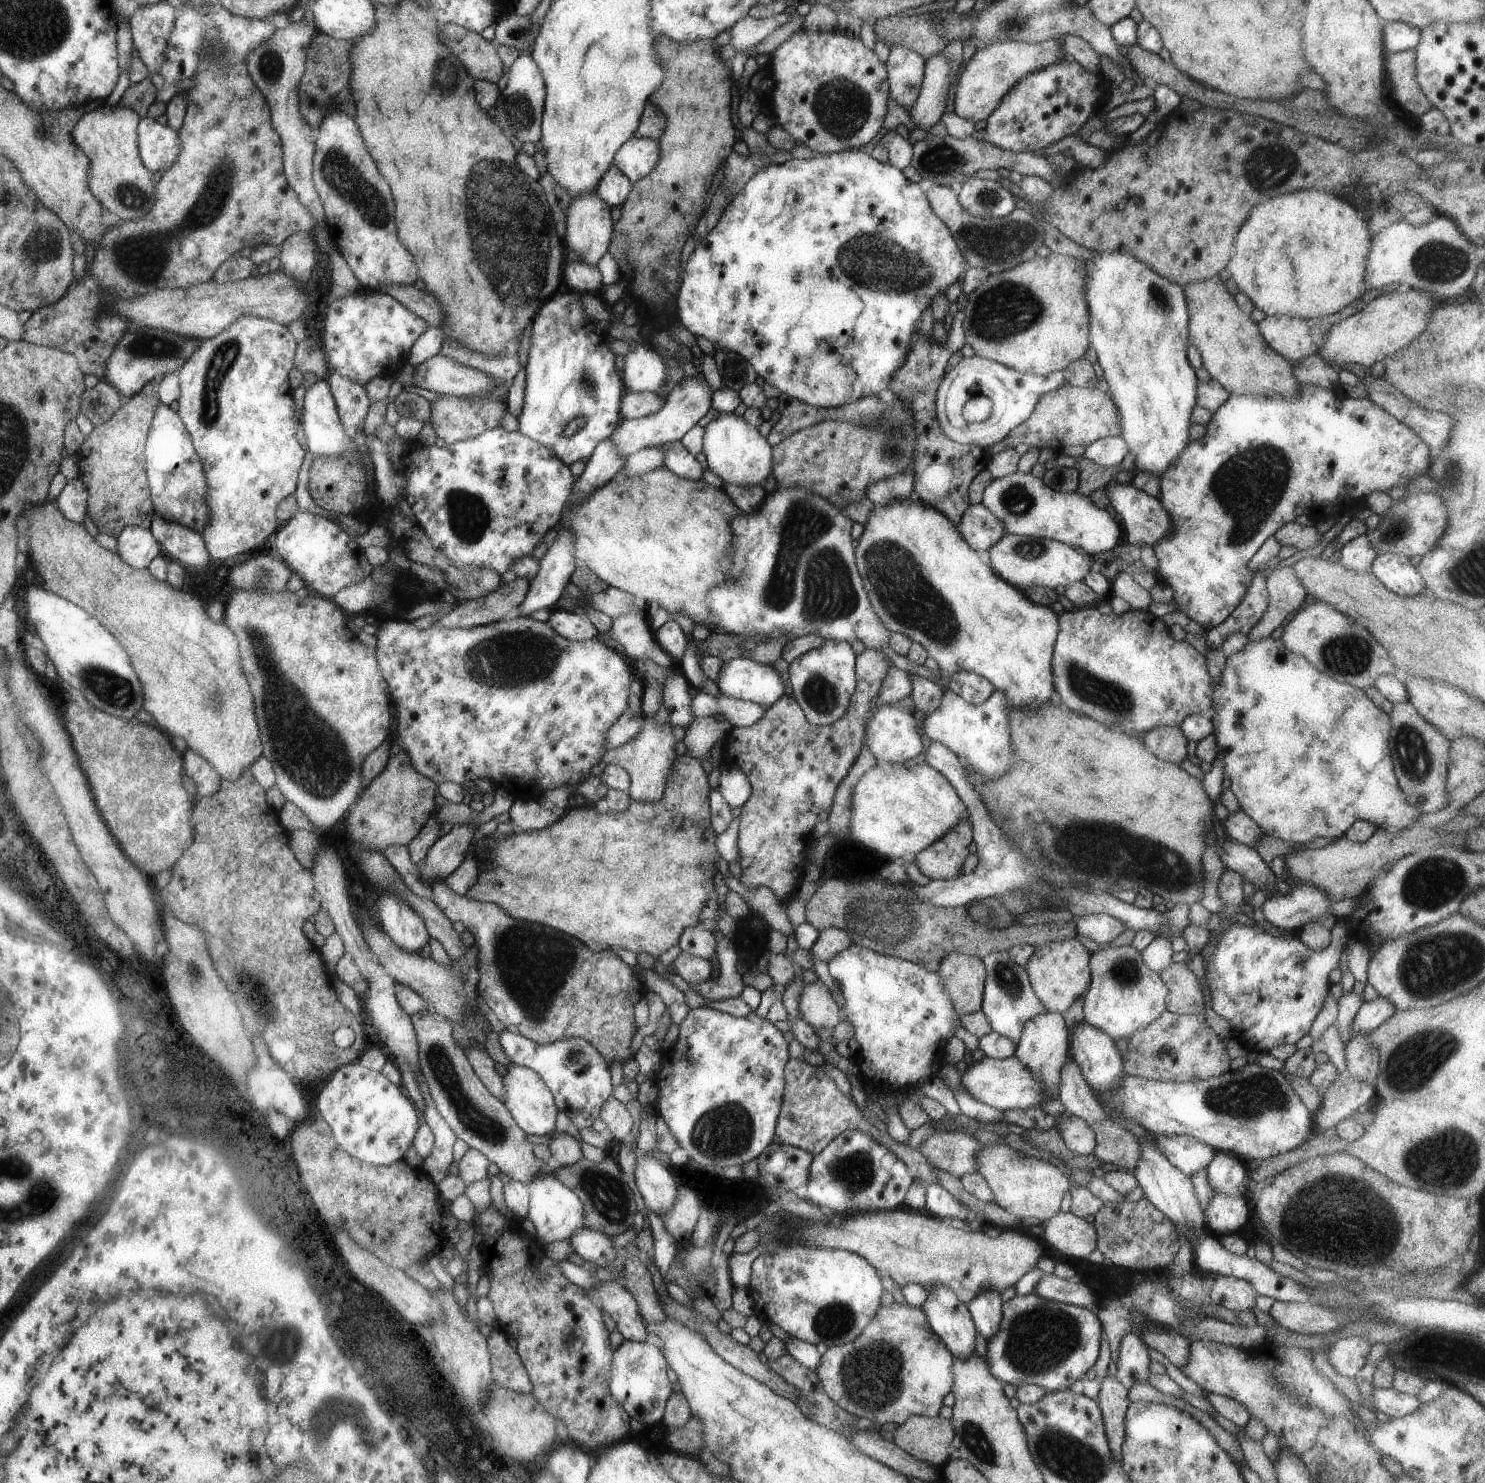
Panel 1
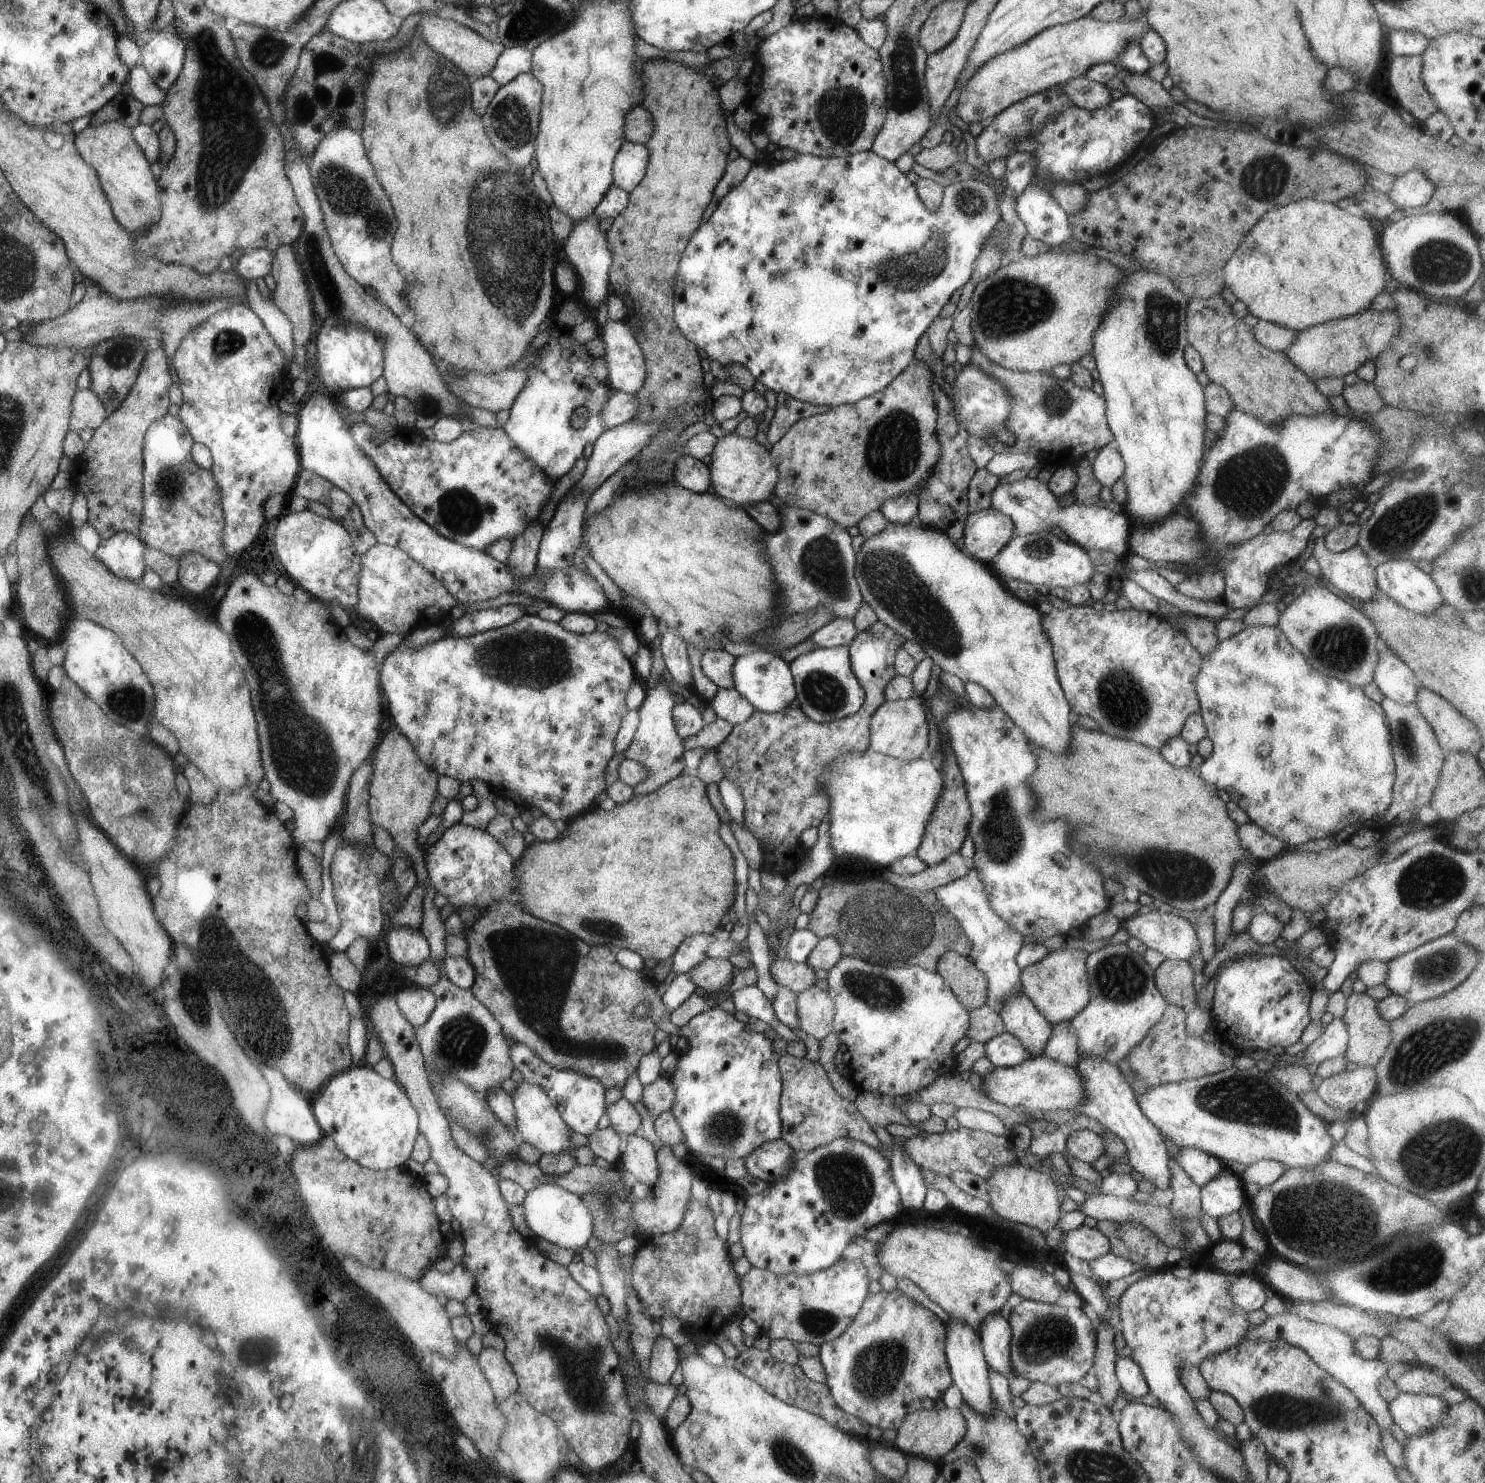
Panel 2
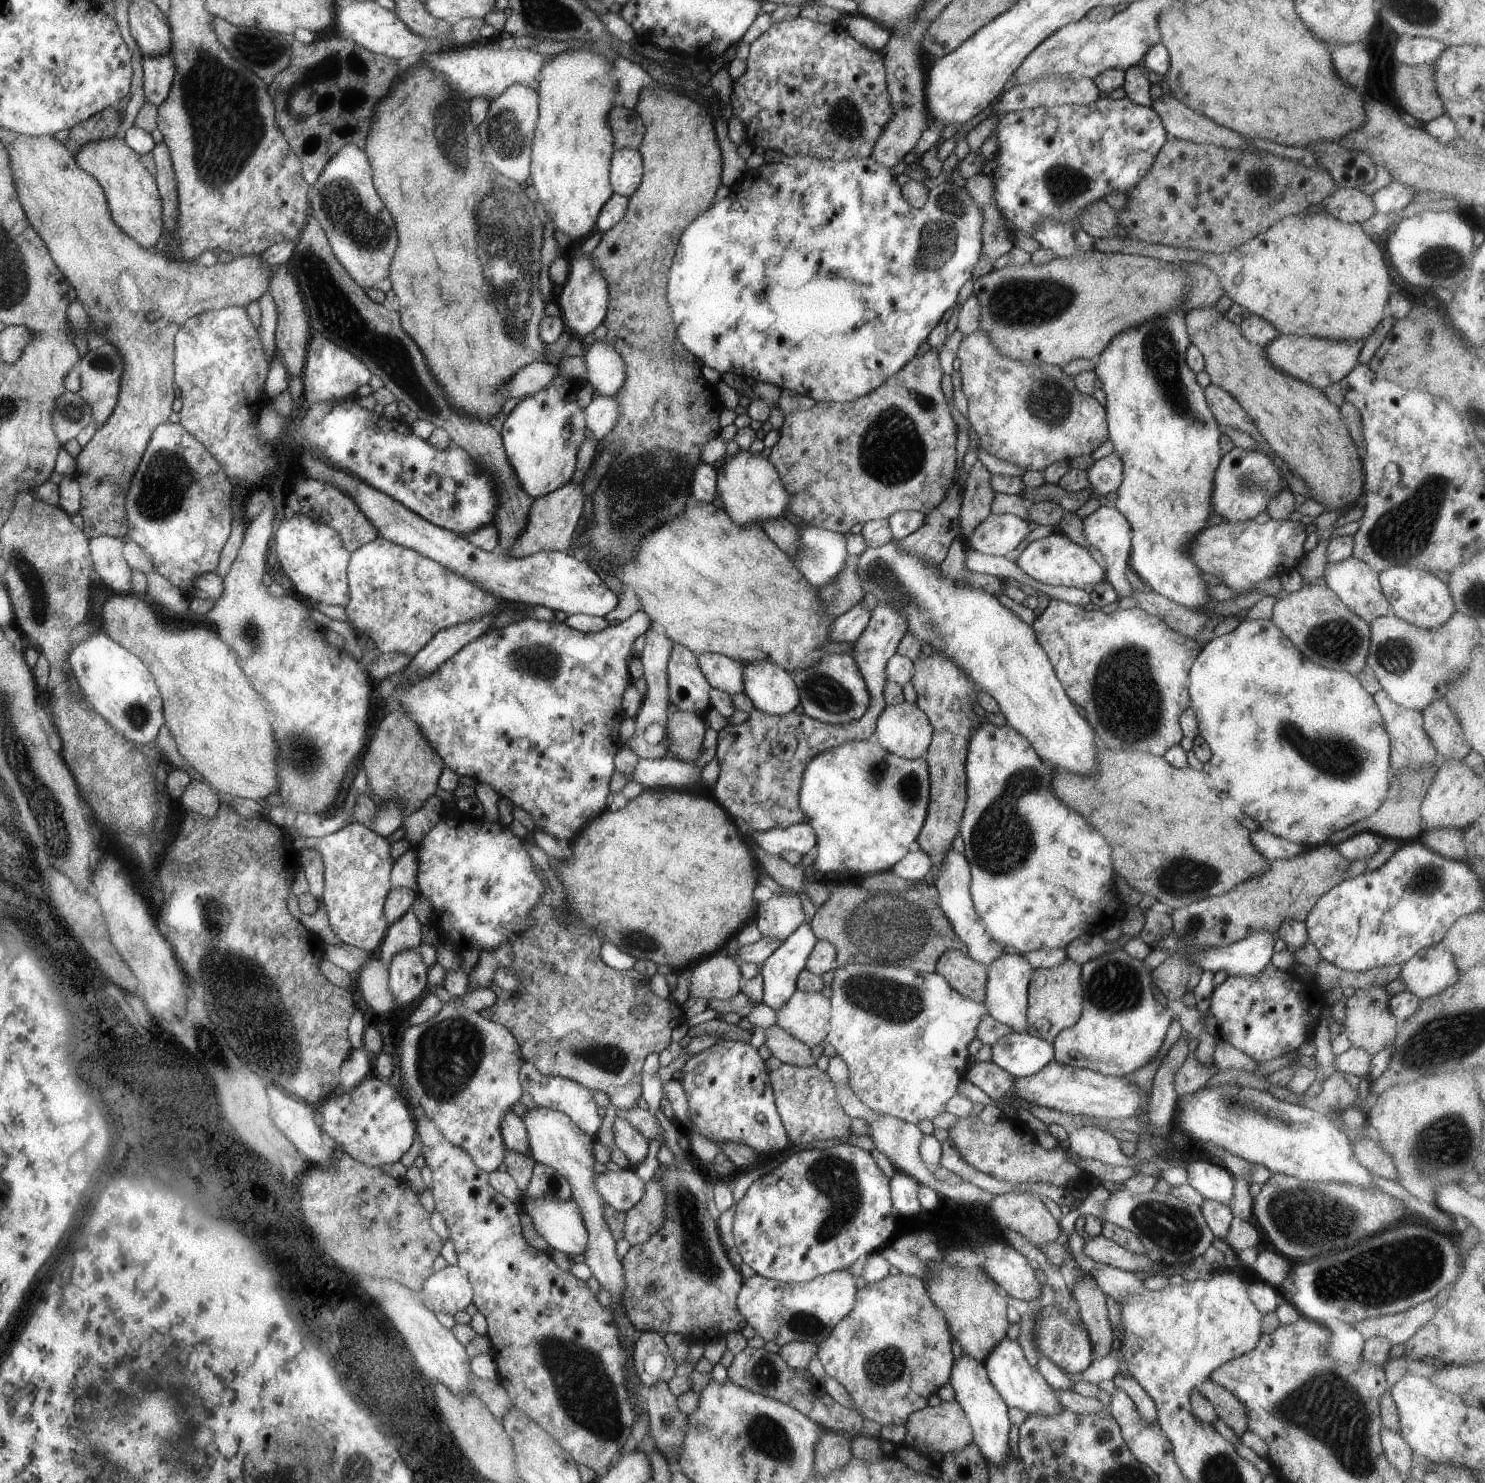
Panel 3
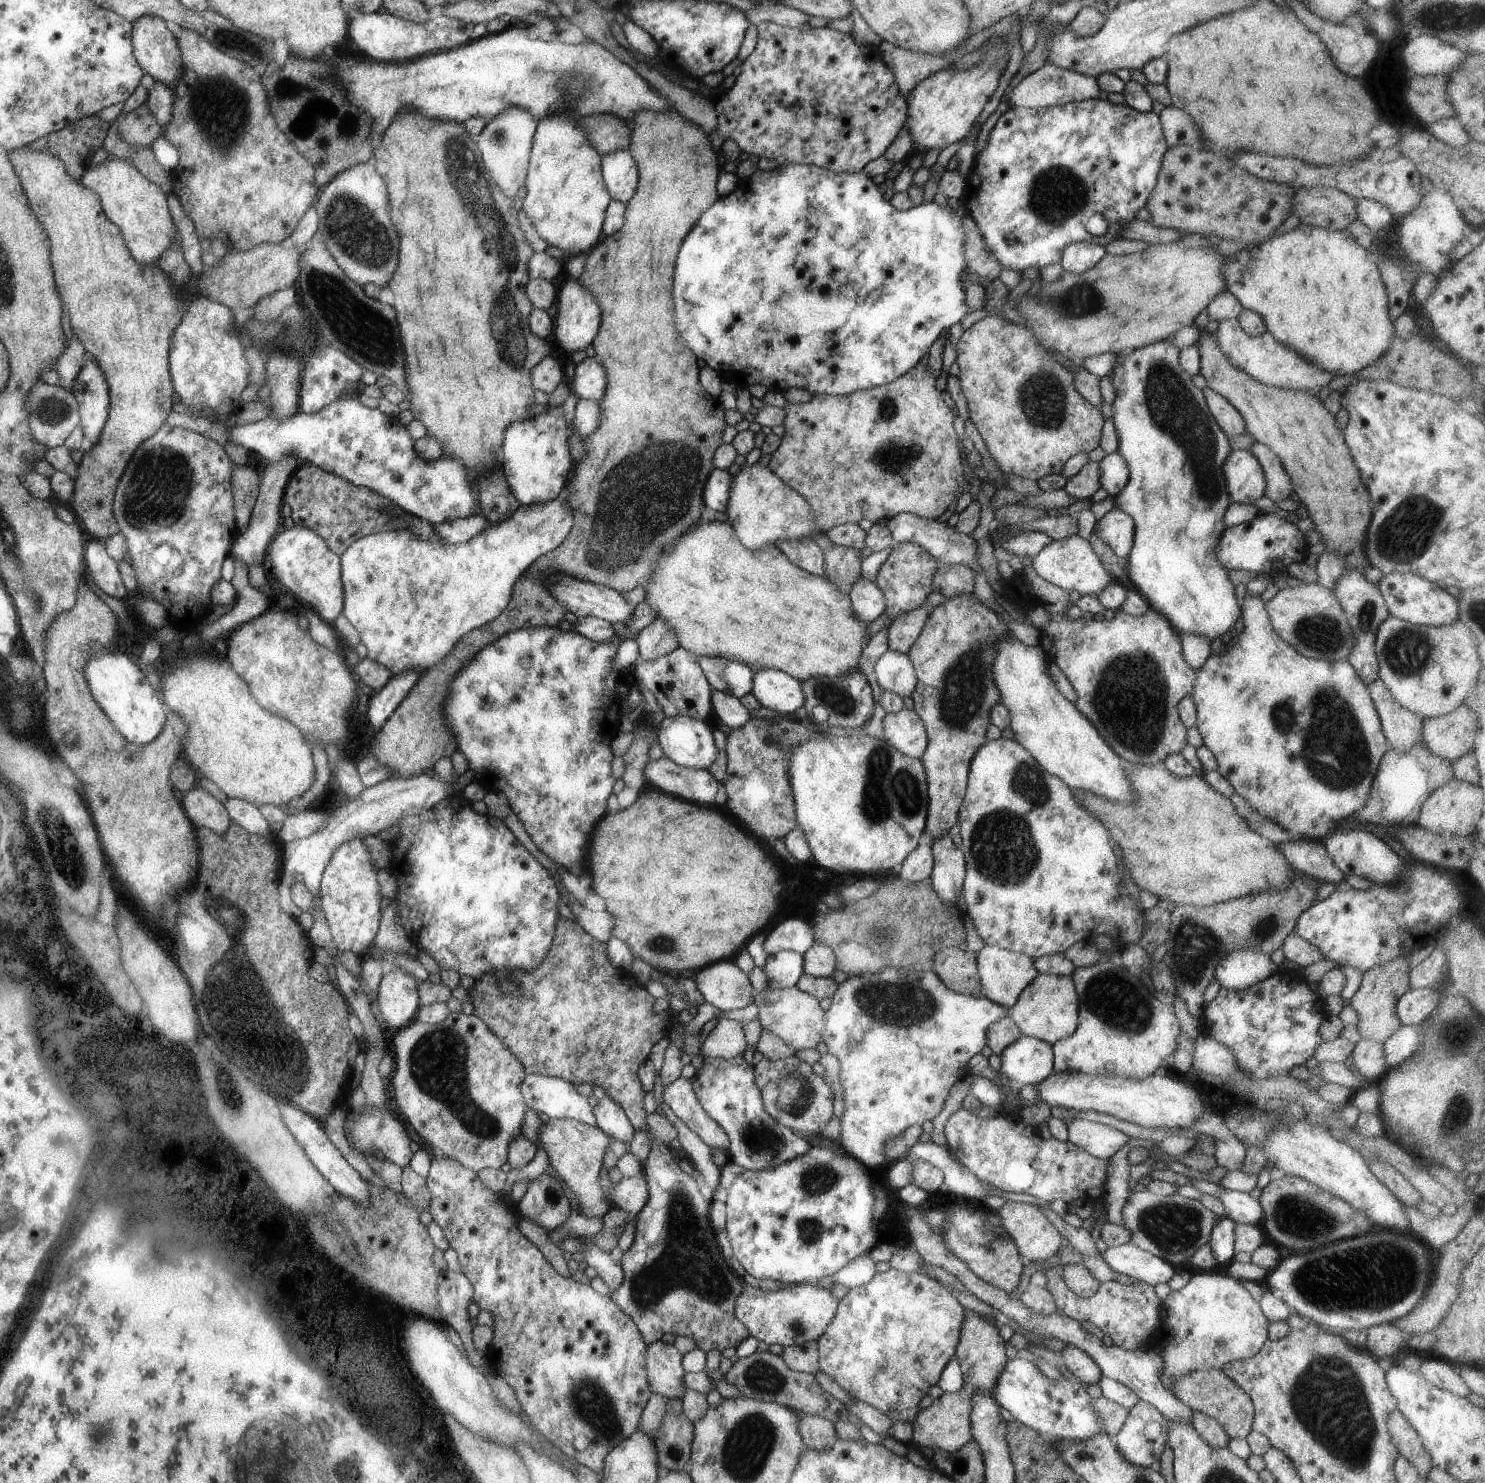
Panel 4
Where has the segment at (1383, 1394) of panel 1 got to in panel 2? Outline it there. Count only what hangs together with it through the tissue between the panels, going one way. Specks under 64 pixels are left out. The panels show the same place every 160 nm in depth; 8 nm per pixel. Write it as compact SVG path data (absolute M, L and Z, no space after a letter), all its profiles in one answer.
M1401 1392L1389 1402L1389 1411L1393 1422L1410 1436L1422 1434L1437 1425L1448 1406L1434 1395Z

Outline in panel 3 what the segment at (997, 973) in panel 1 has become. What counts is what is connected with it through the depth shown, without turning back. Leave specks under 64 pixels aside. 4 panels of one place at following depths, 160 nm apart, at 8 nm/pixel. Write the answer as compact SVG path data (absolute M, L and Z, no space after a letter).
M952 848L940 858L941 868L936 877L934 886L939 892L939 903L942 912L947 916L958 938L966 945L966 954L983 965L991 965L997 958L1000 958L1008 950L995 938L989 936L985 924L979 920L978 913L971 895L971 866L966 857Z

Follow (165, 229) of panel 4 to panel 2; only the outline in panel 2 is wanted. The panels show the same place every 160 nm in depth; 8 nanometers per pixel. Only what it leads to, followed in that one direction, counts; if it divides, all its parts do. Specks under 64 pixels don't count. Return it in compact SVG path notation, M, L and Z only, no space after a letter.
M120 121L88 125L75 135L75 145L82 158L95 167L115 217L130 234L159 221L163 212L162 200L158 200L159 184L152 176L149 159L132 137L132 128Z

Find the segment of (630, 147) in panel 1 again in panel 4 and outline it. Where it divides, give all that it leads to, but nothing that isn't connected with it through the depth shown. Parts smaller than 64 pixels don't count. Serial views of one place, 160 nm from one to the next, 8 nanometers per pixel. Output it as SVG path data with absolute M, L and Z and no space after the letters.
M630 150L603 155L602 171L612 200L626 203L635 196L639 186L639 167Z

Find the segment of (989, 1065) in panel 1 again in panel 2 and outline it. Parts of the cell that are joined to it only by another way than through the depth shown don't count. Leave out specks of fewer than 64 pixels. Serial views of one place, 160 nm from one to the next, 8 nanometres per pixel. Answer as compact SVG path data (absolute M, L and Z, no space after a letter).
M1045 1055L1024 1059L1013 1067L995 1068L985 1078L985 1092L990 1100L1008 1108L1024 1108L1028 1111L1055 1111L1058 1109L1079 1110L1084 1091L1081 1076L1076 1067L1069 1067L1049 1059Z

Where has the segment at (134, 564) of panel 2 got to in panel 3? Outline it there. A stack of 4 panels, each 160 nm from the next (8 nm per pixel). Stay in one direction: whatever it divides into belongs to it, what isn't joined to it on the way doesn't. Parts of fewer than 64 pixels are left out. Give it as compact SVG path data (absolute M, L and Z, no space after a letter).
M100 535L91 540L91 557L104 586L116 595L127 595L132 590L134 568L125 558L125 540L120 537Z

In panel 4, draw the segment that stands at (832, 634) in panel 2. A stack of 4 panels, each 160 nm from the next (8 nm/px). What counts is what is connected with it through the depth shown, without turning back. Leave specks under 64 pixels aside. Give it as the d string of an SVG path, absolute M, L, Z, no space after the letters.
M860 578L848 595L853 615L867 625L885 612L883 592L874 583Z

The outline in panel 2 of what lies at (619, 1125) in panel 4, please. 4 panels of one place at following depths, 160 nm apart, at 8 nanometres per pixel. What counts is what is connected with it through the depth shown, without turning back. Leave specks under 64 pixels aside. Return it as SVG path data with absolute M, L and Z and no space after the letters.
M640 1133L628 1136L621 1160L625 1170L634 1174L637 1181L650 1188L659 1184L661 1172L656 1149Z

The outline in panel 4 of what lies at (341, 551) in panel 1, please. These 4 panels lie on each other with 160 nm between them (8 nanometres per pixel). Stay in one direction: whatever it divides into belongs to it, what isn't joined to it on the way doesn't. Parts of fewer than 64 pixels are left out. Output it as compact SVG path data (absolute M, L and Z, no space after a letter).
M295 524L276 535L268 549L268 556L272 562L270 577L284 584L298 602L306 604L308 608L312 606L325 621L333 624L346 605L346 590L340 555L329 547L327 540L314 529Z

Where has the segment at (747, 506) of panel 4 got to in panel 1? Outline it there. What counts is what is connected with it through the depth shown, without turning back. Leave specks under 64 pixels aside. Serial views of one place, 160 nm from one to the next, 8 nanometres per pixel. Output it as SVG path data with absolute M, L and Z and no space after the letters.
M719 413L706 427L703 434L703 451L709 469L726 483L756 485L766 479L773 469L773 447L760 435L756 427L748 424L743 416Z

